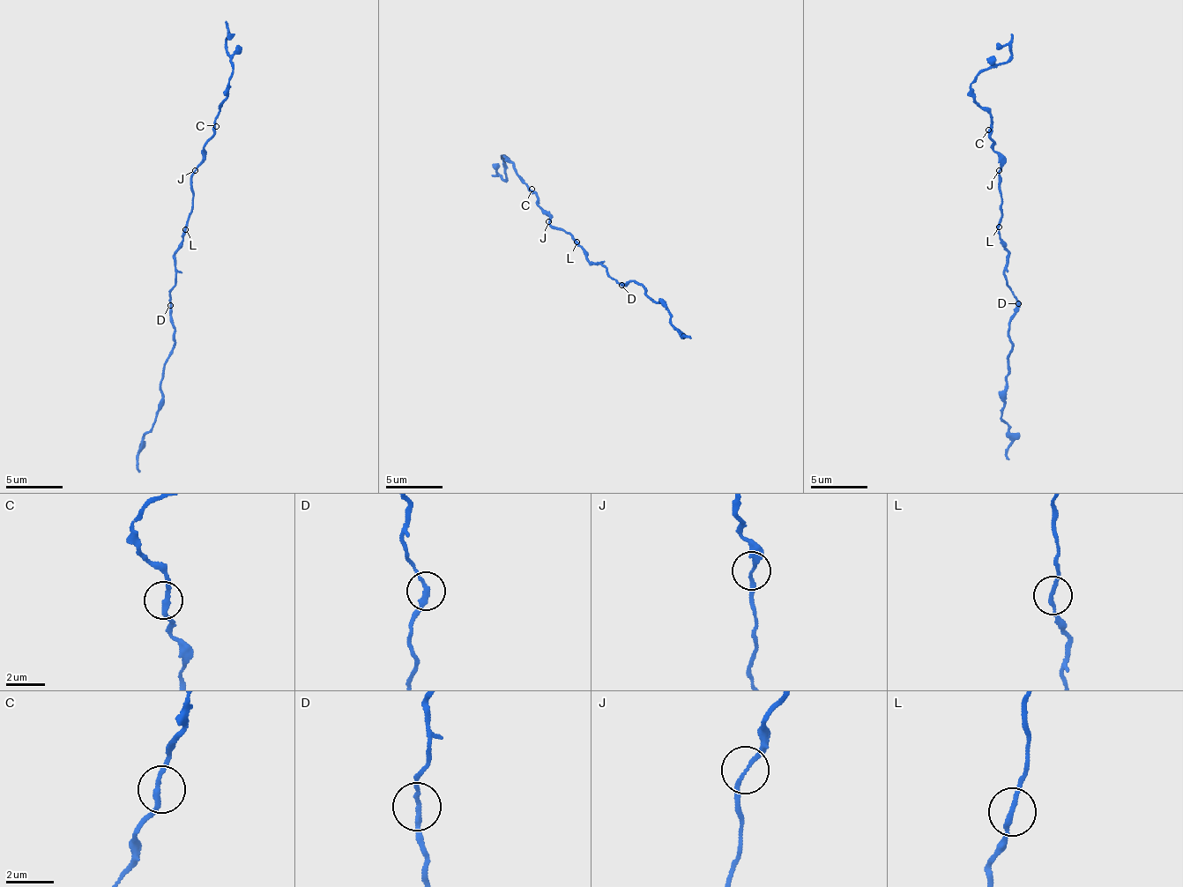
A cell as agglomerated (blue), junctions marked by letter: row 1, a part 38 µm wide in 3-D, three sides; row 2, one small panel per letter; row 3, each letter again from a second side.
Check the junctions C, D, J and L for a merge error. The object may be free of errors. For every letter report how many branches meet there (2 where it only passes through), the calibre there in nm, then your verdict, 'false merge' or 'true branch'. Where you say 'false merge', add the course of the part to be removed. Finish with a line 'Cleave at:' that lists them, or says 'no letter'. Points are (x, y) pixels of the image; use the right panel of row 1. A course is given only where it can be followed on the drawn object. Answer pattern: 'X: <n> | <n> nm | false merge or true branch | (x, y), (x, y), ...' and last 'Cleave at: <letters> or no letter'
C: 2 | 200 nm | true branch
D: 2 | 200 nm | true branch
J: 2 | 150 nm | true branch
L: 2 | 190 nm | true branch
Cleave at: no letter

